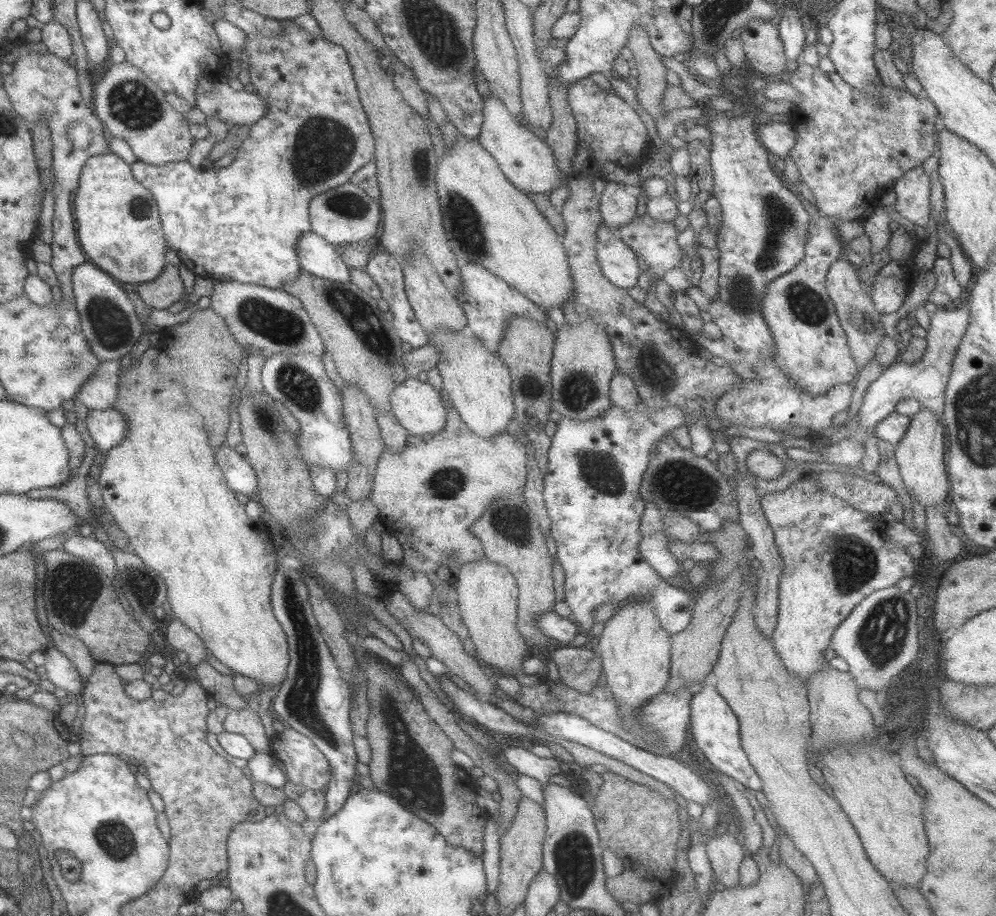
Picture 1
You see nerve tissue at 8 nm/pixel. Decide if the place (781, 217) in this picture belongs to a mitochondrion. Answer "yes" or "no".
yes

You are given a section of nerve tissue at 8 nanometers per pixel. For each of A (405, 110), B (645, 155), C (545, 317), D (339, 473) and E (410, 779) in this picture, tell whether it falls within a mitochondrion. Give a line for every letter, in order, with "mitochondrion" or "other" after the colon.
A: other
B: other
C: other
D: other
E: mitochondrion

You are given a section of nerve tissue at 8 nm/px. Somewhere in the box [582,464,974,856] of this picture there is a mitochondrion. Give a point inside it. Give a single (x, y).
(881, 634)

